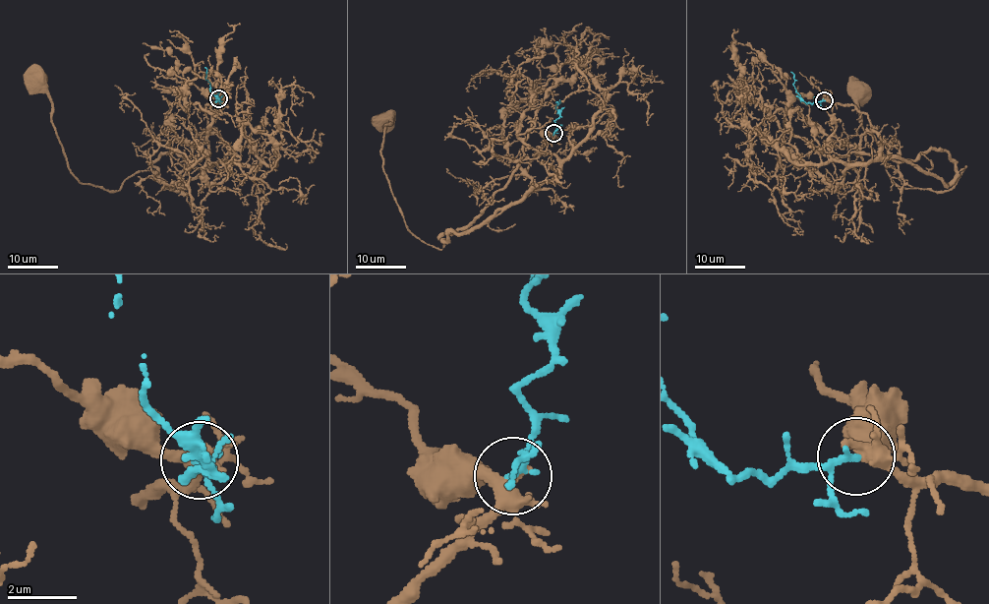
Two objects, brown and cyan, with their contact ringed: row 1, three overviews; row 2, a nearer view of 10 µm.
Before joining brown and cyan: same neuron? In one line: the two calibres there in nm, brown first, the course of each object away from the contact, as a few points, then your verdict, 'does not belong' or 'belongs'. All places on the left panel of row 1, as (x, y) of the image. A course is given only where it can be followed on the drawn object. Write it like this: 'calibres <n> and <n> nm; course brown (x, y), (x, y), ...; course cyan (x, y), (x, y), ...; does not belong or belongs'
calibres 360 and 150 nm; course brown (217, 97), (207, 130), (228, 161), (176, 189), (138, 172), (104, 190), (69, 167), (39, 82); course cyan (217, 99), (209, 88), (205, 67); belongs

